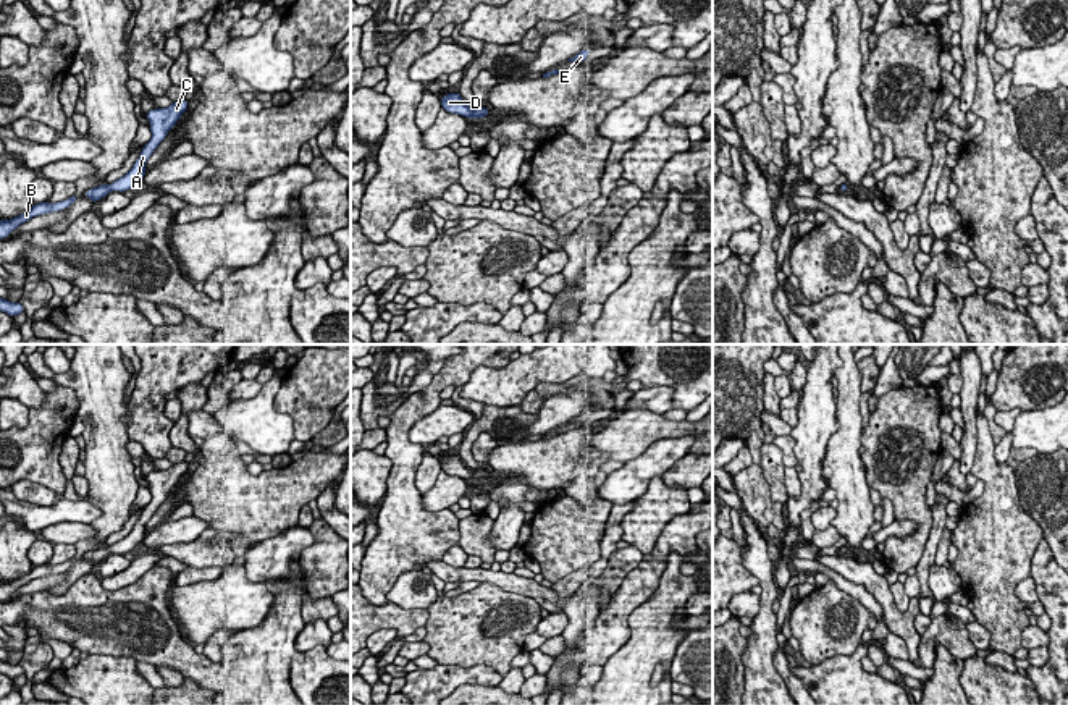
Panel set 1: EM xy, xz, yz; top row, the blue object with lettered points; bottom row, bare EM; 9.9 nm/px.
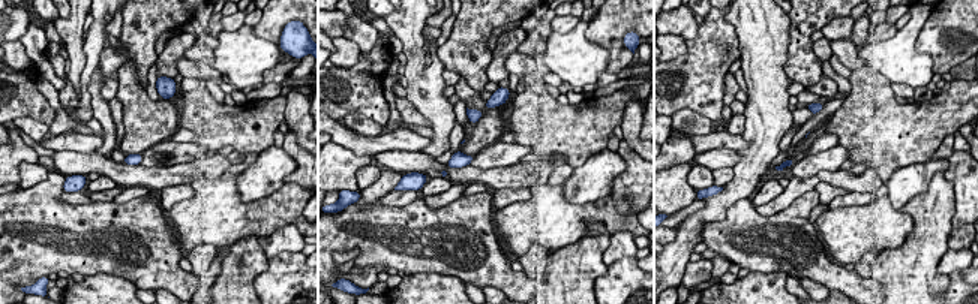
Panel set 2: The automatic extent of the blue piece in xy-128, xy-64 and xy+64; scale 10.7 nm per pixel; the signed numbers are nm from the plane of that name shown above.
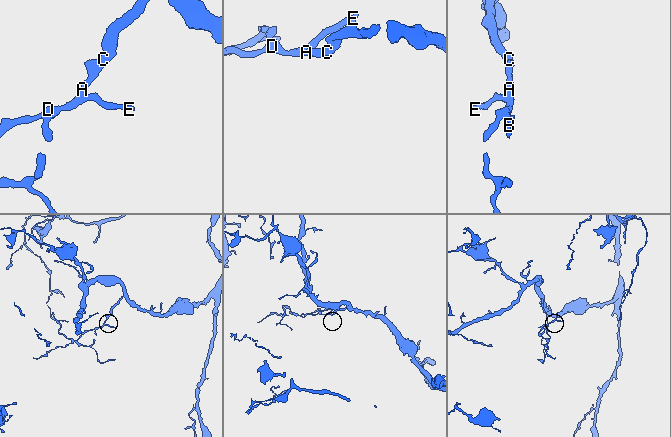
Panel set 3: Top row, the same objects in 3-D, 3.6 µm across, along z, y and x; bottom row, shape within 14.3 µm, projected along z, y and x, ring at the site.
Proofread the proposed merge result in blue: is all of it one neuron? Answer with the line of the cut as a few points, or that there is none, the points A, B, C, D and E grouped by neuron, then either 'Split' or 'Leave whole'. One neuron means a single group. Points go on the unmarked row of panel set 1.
No split. Groups: A B C D E. Leave whole

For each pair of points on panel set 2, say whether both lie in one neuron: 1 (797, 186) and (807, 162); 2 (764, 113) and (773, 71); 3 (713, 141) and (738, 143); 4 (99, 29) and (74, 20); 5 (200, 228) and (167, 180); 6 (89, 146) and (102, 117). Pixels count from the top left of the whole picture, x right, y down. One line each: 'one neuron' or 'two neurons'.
1: two neurons
2: one neuron
3: one neuron
4: two neurons
5: two neurons
6: two neurons

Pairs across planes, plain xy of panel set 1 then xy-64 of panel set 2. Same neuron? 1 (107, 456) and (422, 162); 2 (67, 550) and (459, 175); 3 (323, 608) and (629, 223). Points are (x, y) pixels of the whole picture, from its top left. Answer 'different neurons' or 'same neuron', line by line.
1: different neurons
2: different neurons
3: same neuron

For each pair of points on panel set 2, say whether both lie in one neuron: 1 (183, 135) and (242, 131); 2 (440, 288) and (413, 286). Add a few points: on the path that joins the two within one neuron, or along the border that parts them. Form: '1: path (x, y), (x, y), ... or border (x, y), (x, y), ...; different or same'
1: border (180, 126), (194, 134), (192, 141); different
2: path (434, 288), (419, 288); same

